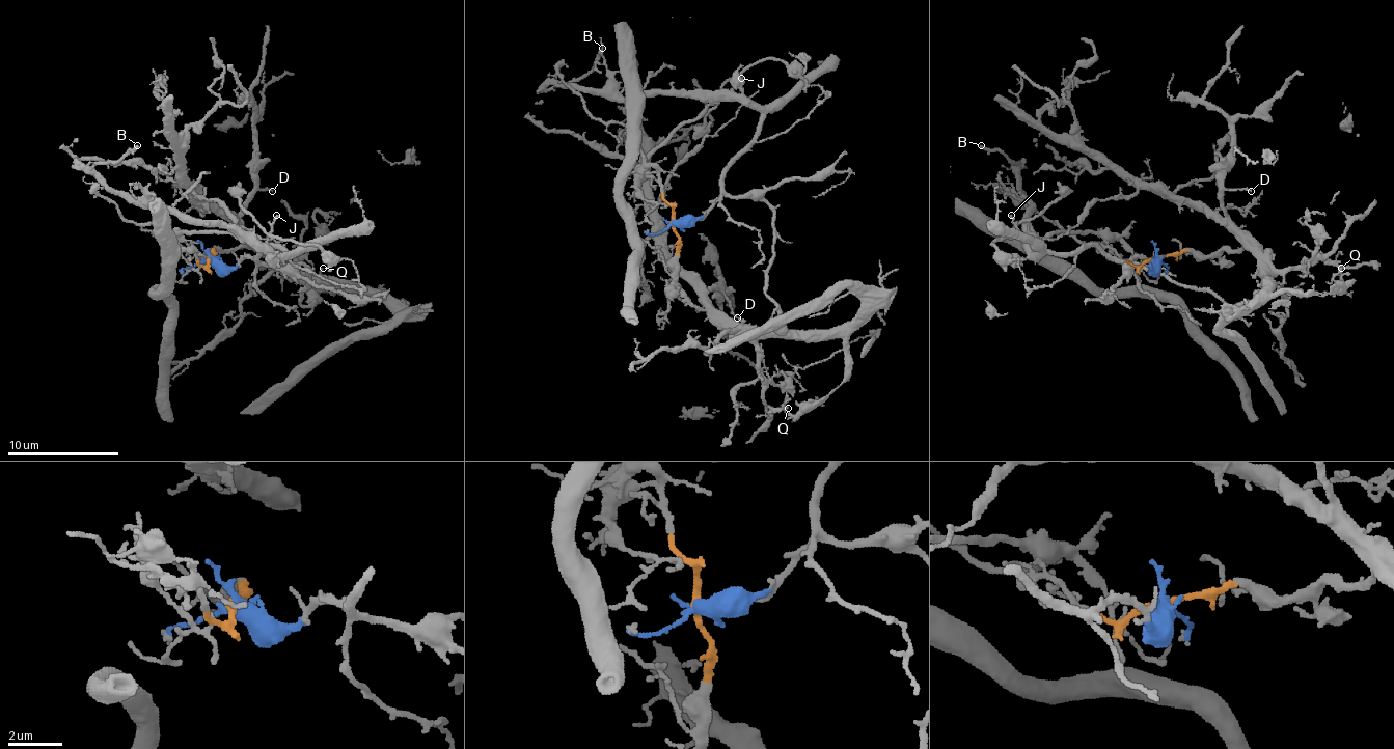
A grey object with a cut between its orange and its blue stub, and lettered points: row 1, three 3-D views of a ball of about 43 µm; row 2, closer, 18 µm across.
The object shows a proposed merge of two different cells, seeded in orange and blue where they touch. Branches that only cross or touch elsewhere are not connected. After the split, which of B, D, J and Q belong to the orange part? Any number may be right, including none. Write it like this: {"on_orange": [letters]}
{"on_orange": ["D", "Q"]}

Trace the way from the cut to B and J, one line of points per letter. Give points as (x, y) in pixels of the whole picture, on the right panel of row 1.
B: (1155, 258), (1152, 267), (1139, 258), (1111, 261), (1094, 245), (1033, 253), (1018, 167), (1002, 150), (980, 144)
J: (1155, 258), (1152, 267), (1139, 258), (1111, 261), (1094, 245), (1081, 245), (1071, 253), (1033, 253), (1010, 214)

